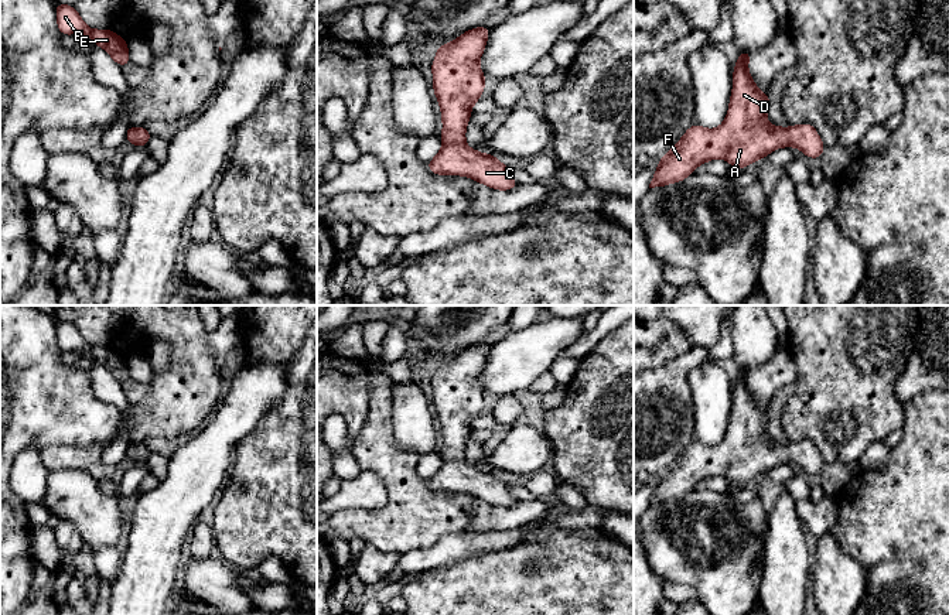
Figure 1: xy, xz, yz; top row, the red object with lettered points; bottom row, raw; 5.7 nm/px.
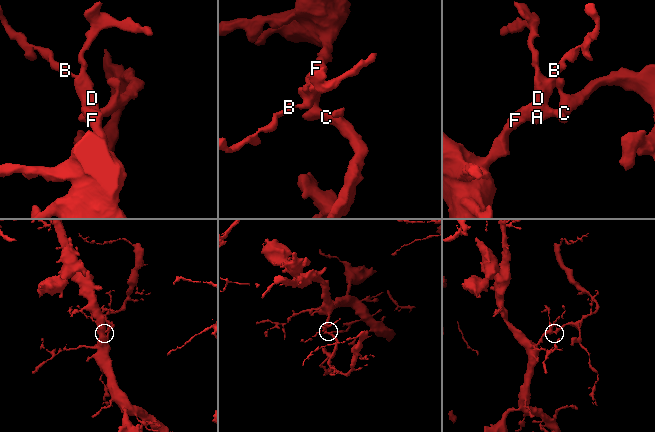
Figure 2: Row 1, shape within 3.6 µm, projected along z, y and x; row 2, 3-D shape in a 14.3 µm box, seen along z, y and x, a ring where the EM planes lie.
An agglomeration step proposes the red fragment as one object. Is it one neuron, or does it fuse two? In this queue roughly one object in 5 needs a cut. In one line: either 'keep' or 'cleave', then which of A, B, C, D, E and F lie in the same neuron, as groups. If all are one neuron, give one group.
keep; A B C D E F

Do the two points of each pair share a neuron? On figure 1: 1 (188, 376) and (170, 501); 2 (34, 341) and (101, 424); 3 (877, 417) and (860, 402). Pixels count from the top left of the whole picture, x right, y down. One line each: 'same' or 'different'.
1: different
2: same
3: same

